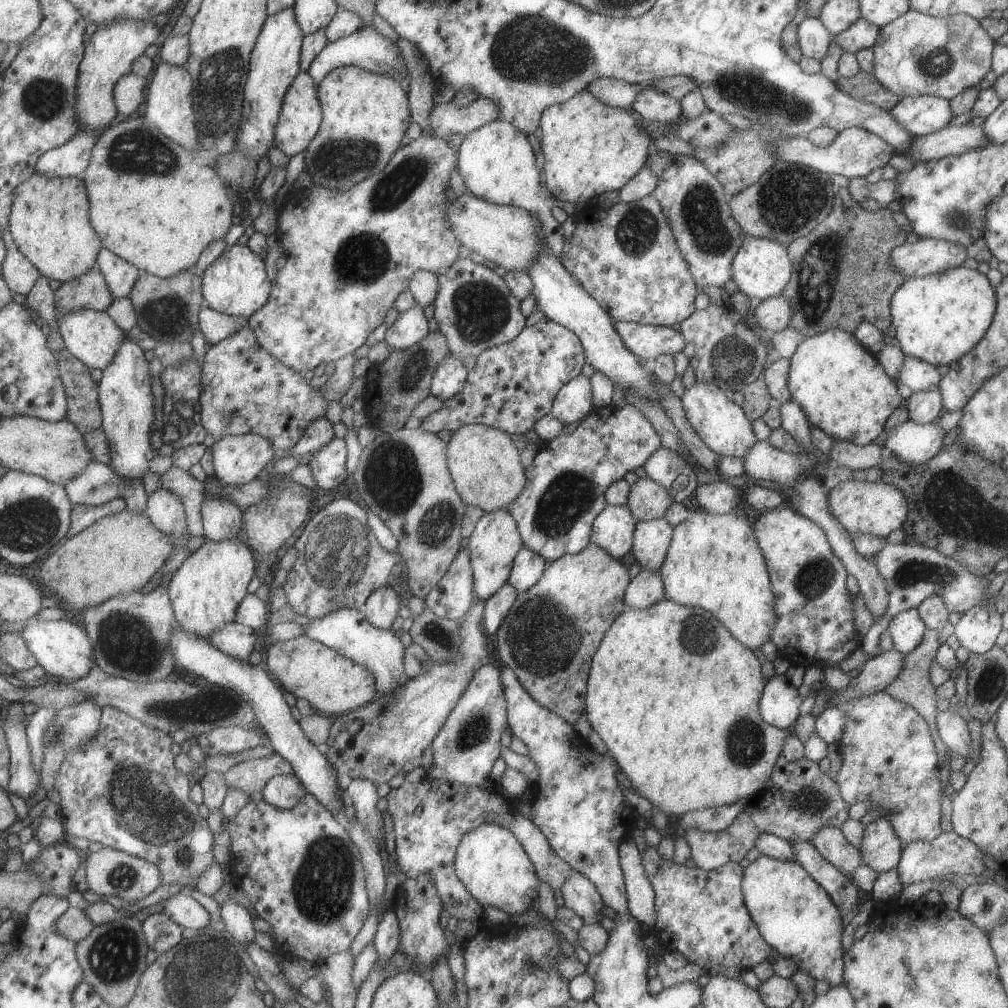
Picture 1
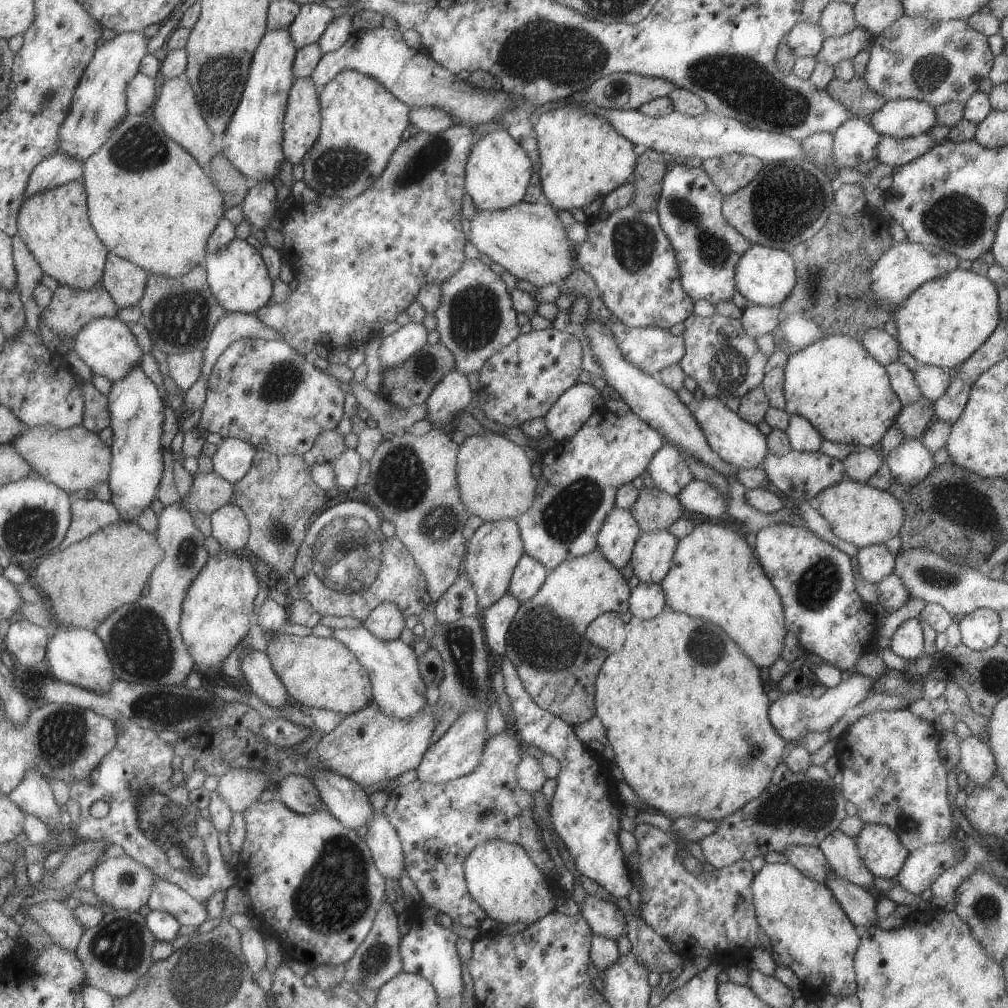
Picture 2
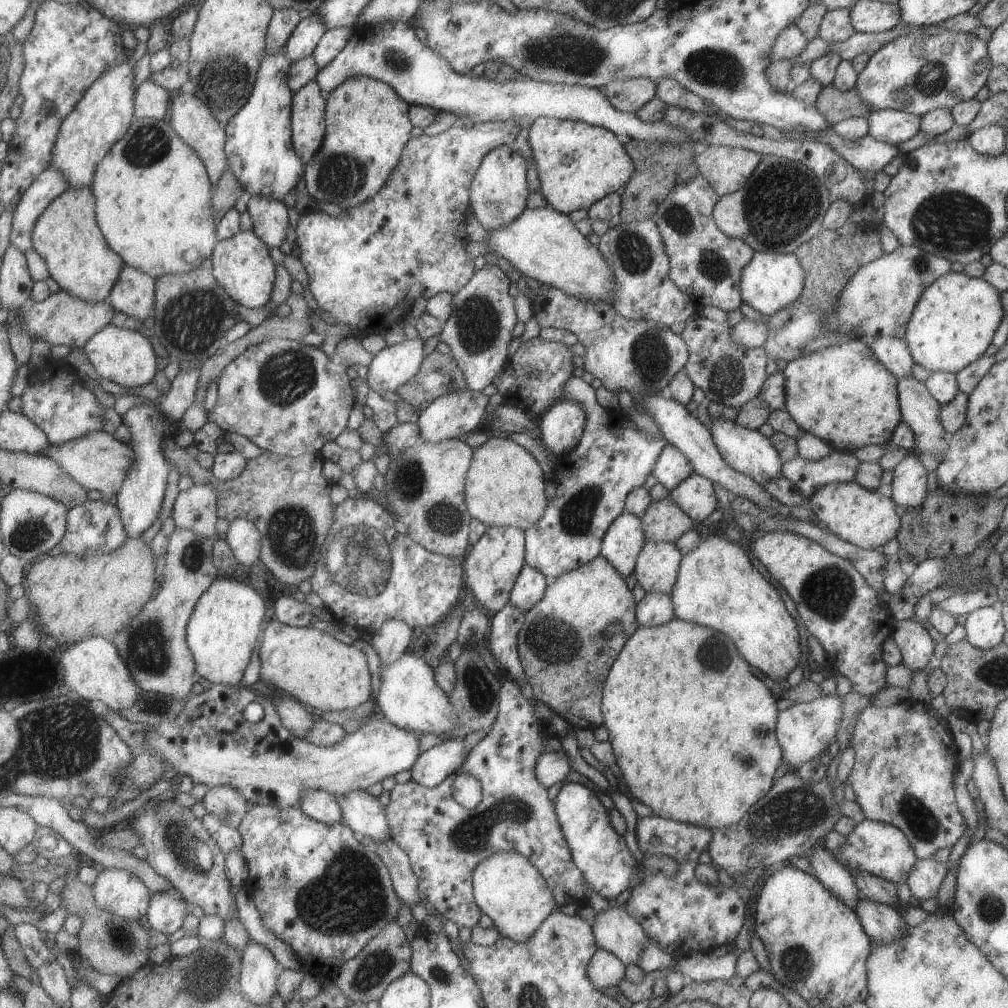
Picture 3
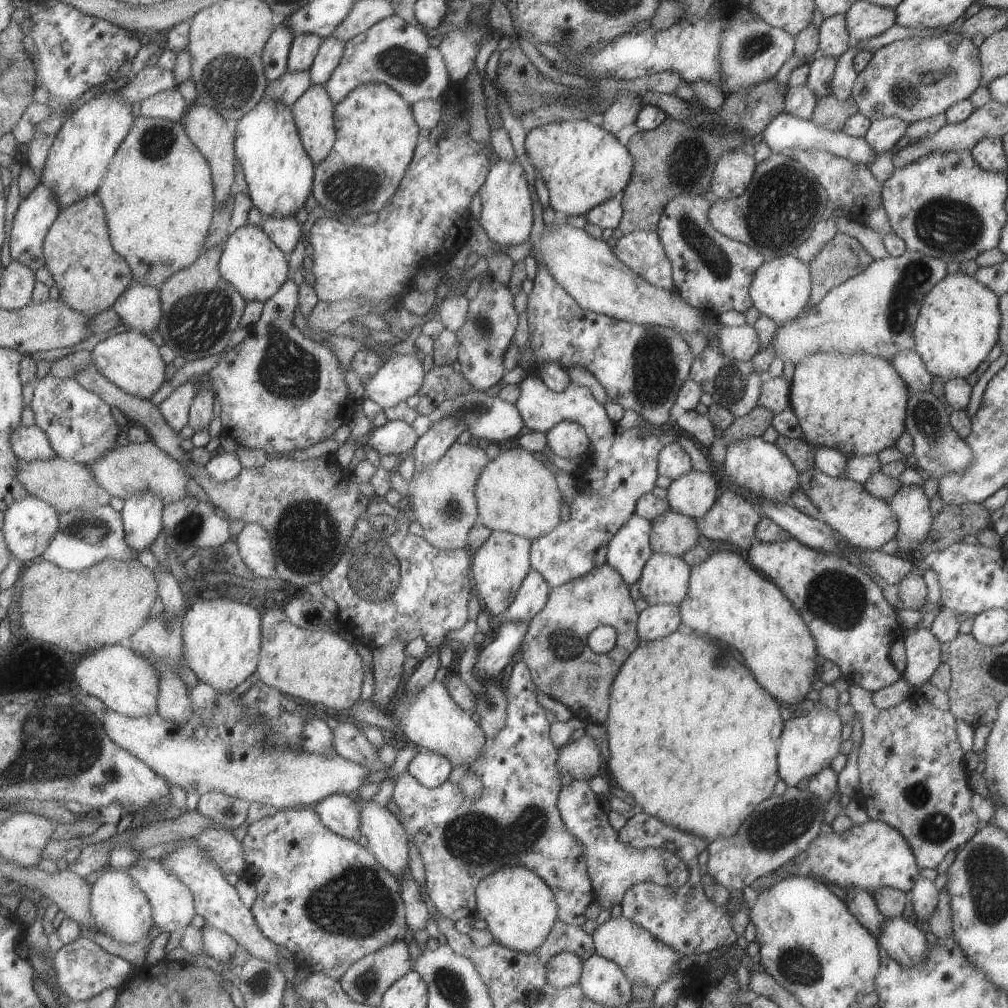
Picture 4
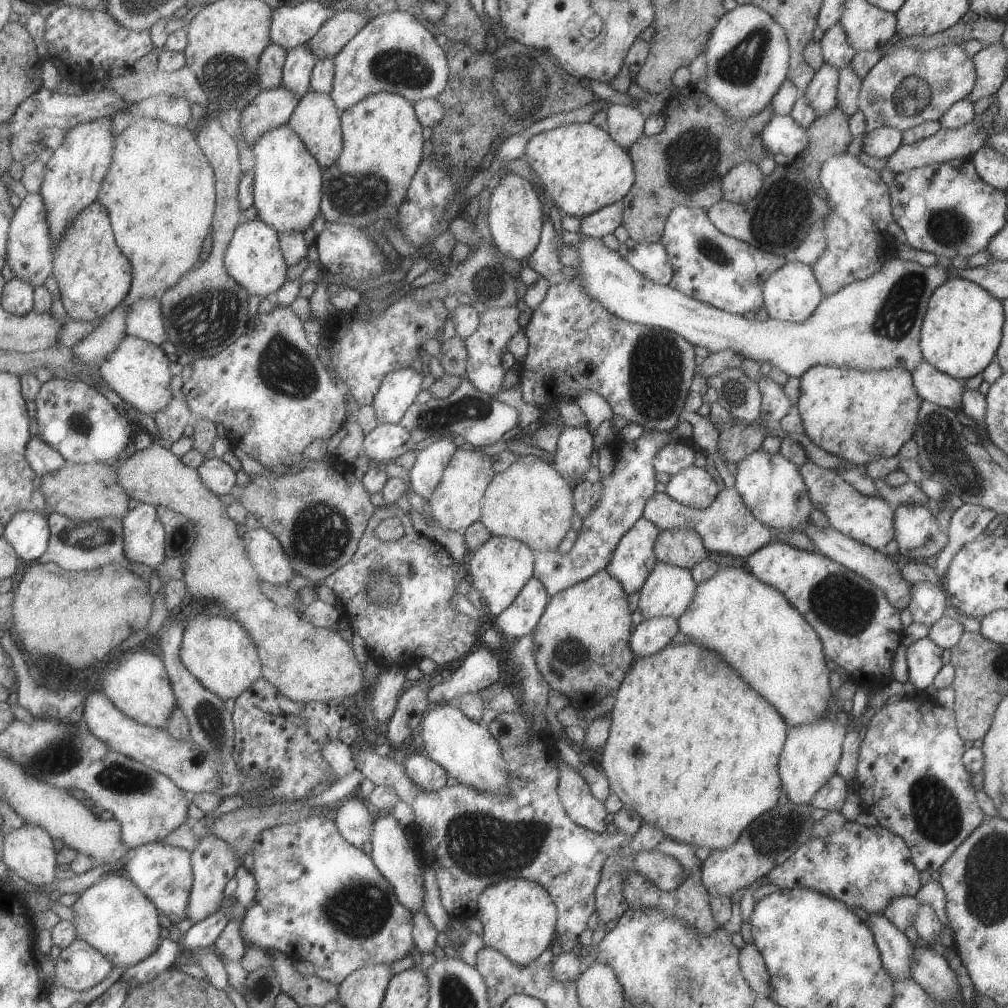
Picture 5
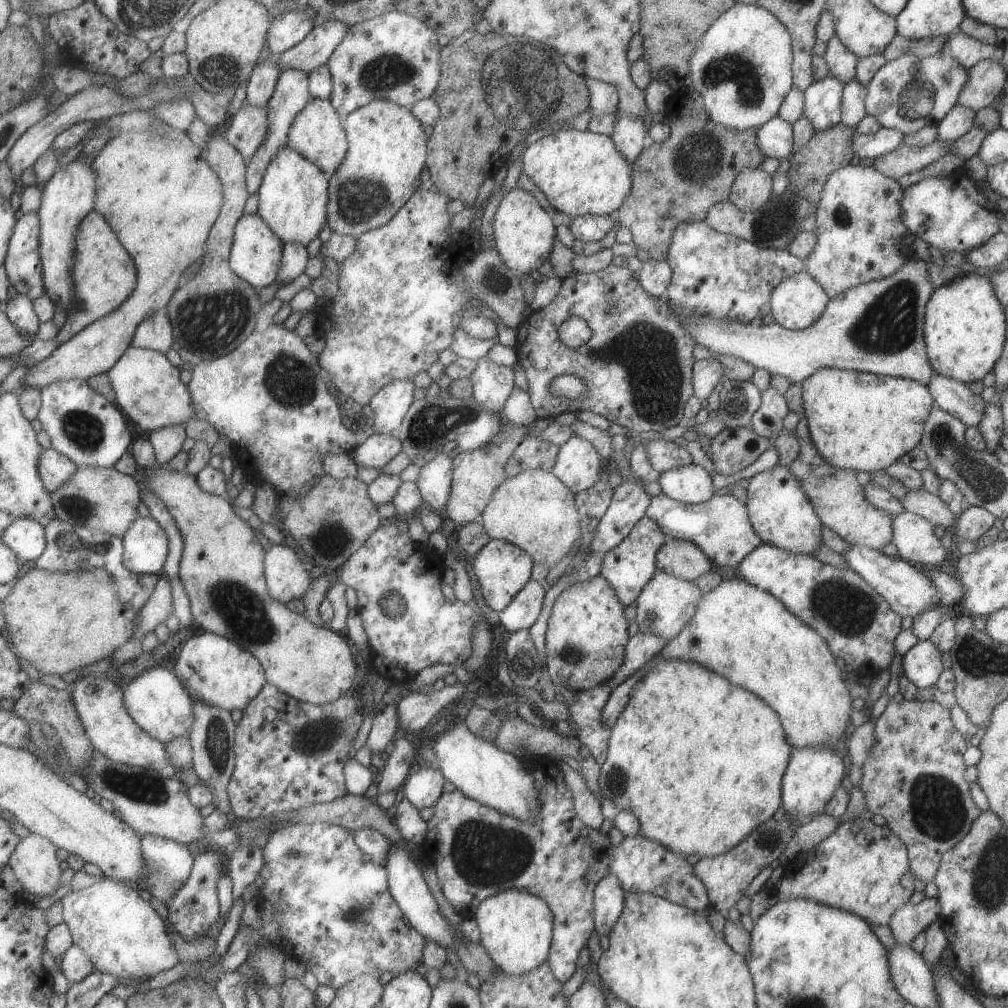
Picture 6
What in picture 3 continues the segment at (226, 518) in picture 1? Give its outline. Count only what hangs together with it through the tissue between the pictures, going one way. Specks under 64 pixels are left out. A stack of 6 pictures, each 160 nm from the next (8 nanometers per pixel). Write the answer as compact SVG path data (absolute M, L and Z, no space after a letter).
M248 519L232 520L223 538L239 564L250 567L259 560L262 536L253 522Z

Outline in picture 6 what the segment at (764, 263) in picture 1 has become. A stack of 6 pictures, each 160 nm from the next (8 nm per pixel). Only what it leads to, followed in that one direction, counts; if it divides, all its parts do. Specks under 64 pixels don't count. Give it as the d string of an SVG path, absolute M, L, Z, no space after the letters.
M801 270L789 278L783 278L771 290L770 313L775 323L788 330L803 330L813 324L825 310L829 298L823 288Z

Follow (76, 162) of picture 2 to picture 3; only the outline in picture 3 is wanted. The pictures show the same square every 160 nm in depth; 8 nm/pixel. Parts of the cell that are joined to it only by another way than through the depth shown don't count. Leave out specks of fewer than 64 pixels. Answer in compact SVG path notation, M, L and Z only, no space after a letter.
M53 165L41 174L16 206L11 235L12 244L24 253L34 249L33 233L37 221L44 216L52 202L69 189L69 181Z

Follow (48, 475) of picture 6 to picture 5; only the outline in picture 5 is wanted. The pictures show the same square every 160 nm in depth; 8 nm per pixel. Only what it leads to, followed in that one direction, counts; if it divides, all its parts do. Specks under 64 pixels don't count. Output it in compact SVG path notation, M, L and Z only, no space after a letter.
M40 436L34 437L29 443L26 457L33 470L36 470L37 474L42 477L60 471L71 464L56 448L47 444Z

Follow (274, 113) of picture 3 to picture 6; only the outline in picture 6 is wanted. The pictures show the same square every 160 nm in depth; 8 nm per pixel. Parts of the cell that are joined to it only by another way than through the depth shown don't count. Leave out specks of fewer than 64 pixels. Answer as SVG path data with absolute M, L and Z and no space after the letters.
M285 144L279 148L265 172L257 192L256 214L265 222L266 226L283 243L297 242L307 246L319 231L325 226L325 208L328 198L328 180L326 175L313 162L303 158Z

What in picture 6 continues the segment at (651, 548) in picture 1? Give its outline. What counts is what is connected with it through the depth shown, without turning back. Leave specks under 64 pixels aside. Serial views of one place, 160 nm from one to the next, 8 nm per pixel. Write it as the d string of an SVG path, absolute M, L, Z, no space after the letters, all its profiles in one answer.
M656 570L634 601L637 609L634 620L637 622L638 632L657 634L667 641L675 638L681 632L681 628L691 620L697 602L701 600L701 594L694 582Z

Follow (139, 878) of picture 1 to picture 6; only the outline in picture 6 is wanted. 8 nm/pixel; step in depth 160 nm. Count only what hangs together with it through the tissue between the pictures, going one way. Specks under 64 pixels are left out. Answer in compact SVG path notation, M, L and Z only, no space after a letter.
M102 876L94 884L81 890L74 890L61 900L64 907L64 923L71 926L74 944L81 946L89 956L89 962L97 972L107 972L117 978L145 976L154 977L158 972L166 971L180 961L177 950L169 938L167 923L153 908L141 900L137 894L137 885L120 882Z

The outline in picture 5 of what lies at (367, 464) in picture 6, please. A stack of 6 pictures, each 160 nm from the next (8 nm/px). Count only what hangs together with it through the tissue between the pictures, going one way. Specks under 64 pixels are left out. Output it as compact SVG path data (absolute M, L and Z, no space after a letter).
M377 424L362 440L360 454L369 458L372 464L394 461L407 450L413 448L409 432L397 424Z

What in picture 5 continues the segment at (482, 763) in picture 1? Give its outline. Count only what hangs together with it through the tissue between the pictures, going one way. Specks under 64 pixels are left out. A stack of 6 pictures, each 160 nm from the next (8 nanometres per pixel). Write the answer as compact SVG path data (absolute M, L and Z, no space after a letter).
M412 750L404 764L405 774L421 790L431 792L445 786L448 774L422 751Z

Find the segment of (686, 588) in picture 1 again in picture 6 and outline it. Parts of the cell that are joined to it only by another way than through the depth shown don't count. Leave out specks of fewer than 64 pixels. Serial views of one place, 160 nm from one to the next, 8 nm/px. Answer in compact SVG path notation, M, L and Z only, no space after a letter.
M739 576L723 580L713 590L701 594L701 600L697 602L691 620L681 628L675 638L671 638L663 646L660 660L663 658L701 664L707 670L713 670L719 676L727 678L731 684L758 697L776 713L783 726L785 740L792 747L815 746L839 750L843 738L850 730L852 700L843 682L844 674L837 668L825 640L799 618L794 618L775 596L751 586Z

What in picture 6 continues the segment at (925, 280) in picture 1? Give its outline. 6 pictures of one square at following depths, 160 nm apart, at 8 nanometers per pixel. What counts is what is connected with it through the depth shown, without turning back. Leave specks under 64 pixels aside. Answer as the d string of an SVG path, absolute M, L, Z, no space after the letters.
M975 272L953 276L950 282L933 290L924 309L923 337L929 365L934 372L964 384L982 380L992 371L1005 343L1004 307L997 300L987 276Z

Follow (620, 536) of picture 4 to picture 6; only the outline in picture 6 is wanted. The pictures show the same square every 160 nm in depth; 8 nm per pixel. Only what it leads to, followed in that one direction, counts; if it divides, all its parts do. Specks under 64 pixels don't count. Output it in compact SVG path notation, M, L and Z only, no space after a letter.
M643 516L633 524L633 528L622 542L603 556L598 576L601 576L613 588L617 600L624 608L637 599L643 586L654 576L656 572L655 554L665 539L665 535L657 524L647 516Z

